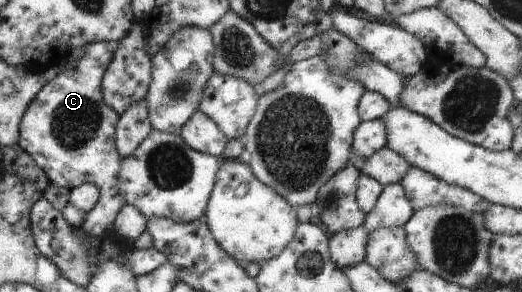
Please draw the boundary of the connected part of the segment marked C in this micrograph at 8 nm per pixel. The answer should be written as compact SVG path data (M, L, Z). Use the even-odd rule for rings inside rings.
M94 42L84 46L83 56L75 62L68 62L59 72L29 101L19 121L19 137L16 145L25 151L30 159L44 172L50 184L57 188L69 189L82 184L92 184L98 188L96 205L86 213L79 225L91 236L100 237L114 230L116 214L125 204L119 188L119 169L122 161L114 145L115 125L119 116L109 108L101 94L101 79L111 58L113 44Z

